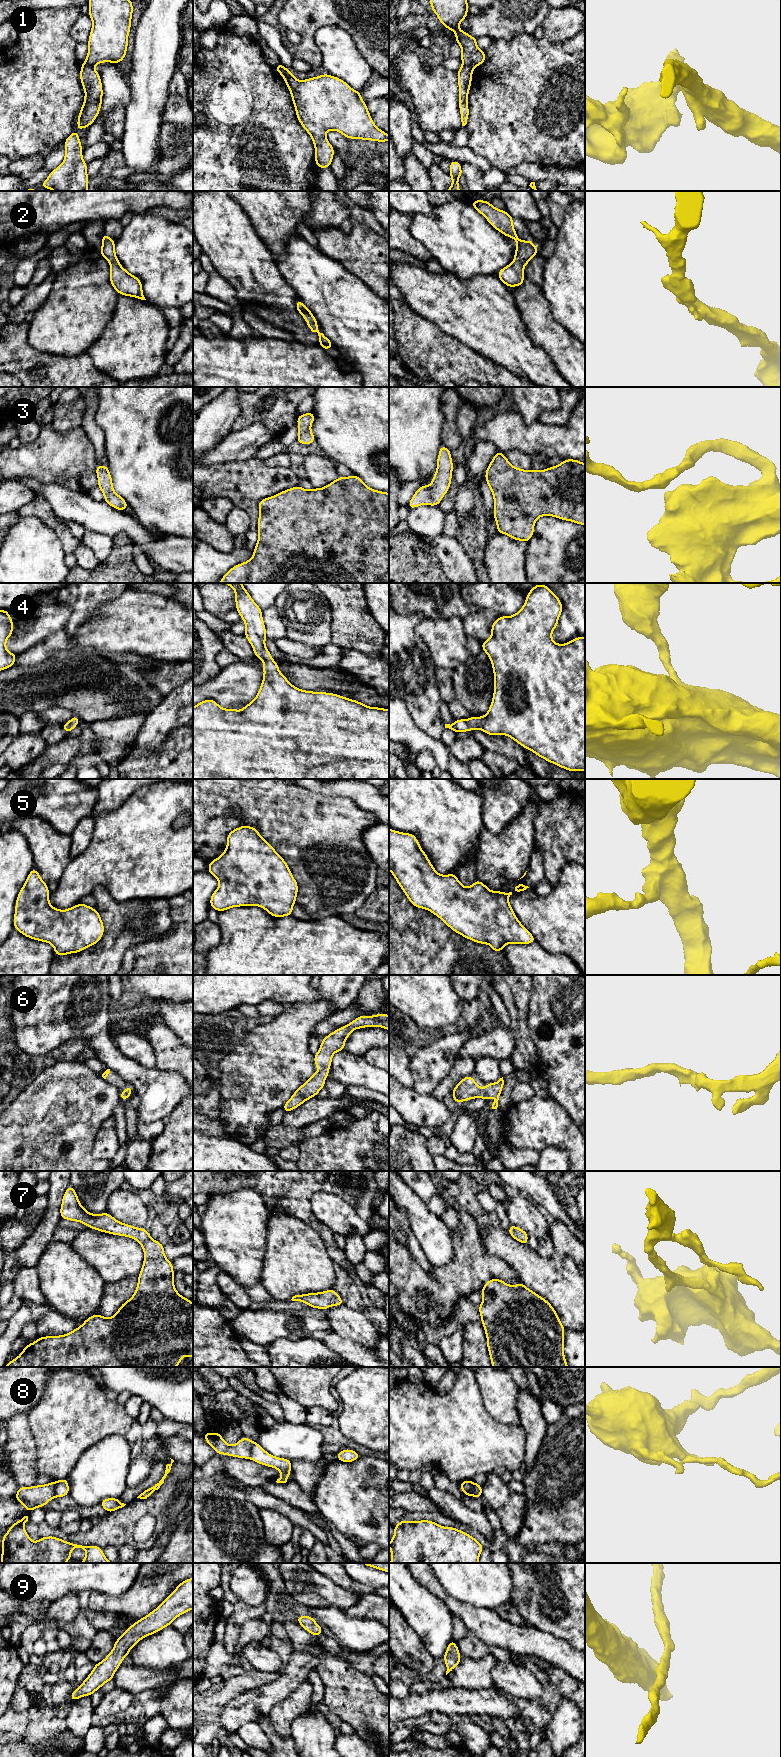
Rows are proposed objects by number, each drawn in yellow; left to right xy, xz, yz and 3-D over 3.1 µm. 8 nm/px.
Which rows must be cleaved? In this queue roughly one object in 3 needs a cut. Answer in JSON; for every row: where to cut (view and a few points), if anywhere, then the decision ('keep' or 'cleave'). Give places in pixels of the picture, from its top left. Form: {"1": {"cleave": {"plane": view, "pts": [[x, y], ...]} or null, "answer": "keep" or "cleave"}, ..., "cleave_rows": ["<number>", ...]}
{"1": {"cleave": {"plane": "yz", "pts": [[463, 64], [472, 69]]}, "answer": "cleave"}, "2": {"cleave": null, "answer": "keep"}, "3": {"cleave": null, "answer": "keep"}, "4": {"cleave": null, "answer": "keep"}, "5": {"cleave": null, "answer": "keep"}, "6": {"cleave": null, "answer": "keep"}, "7": {"cleave": null, "answer": "keep"}, "8": {"cleave": {"plane": "xz", "pts": [[254, 1443], [249, 1457]]}, "answer": "cleave"}, "9": {"cleave": null, "answer": "keep"}, "cleave_rows": ["1", "8"]}

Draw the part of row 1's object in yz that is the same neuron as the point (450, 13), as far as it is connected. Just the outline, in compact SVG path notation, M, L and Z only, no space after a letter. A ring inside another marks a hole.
M429 0L431 10L437 15L442 25L452 30L456 35L455 43L462 48L461 61L472 69L483 64L486 60L484 50L477 47L477 38L461 31L460 22L468 15L467 0Z

